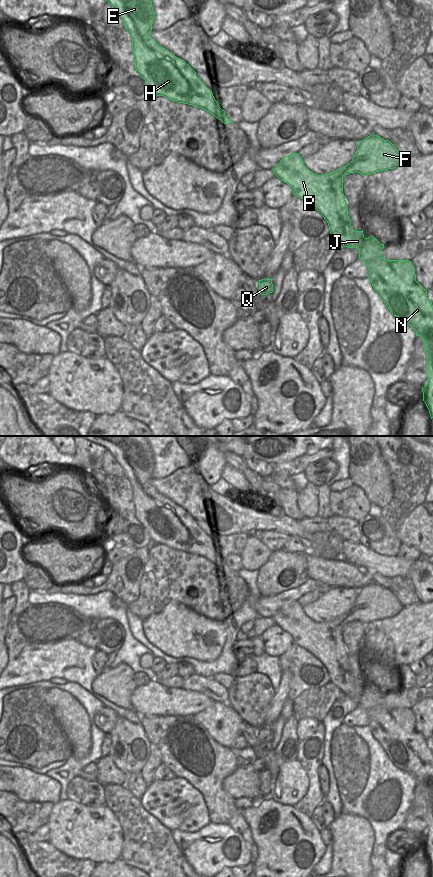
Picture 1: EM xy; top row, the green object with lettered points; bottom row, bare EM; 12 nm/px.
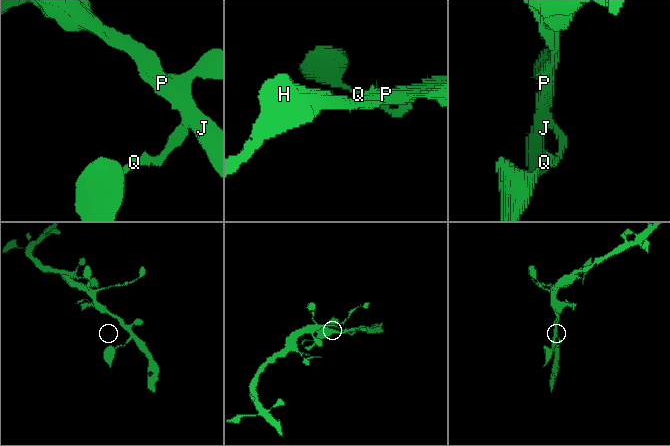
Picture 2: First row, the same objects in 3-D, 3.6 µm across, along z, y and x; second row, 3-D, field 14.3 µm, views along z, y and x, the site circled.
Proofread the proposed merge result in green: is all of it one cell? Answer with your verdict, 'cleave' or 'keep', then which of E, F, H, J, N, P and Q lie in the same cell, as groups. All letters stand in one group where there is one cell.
keep; groups E F H J N P Q

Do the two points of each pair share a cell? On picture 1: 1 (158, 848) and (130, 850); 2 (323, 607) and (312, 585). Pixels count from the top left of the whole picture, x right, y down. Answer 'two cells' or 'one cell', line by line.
1: one cell
2: two cells

